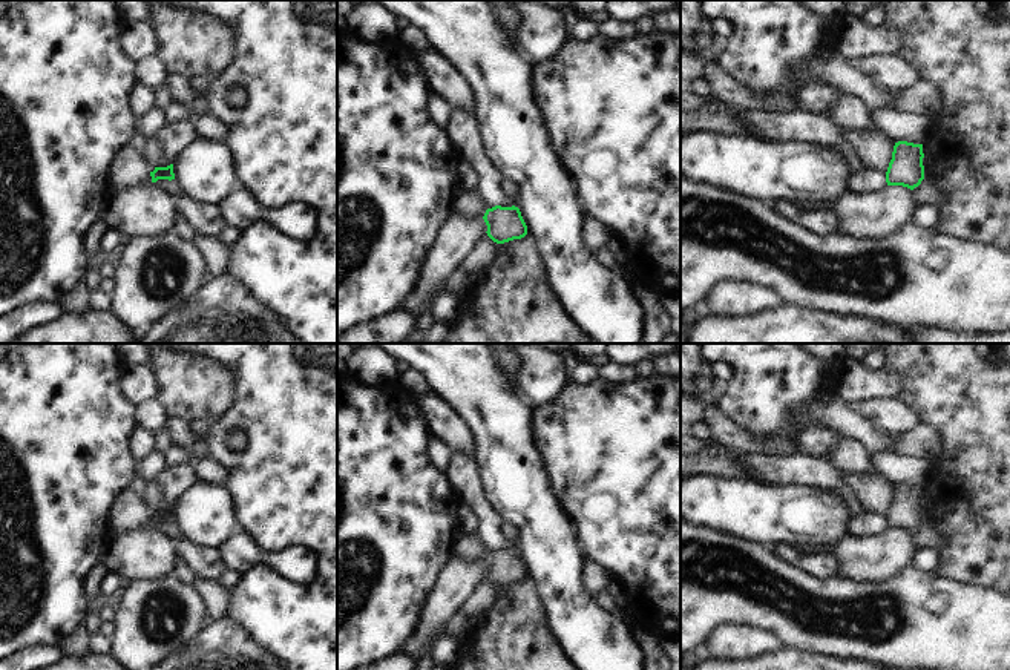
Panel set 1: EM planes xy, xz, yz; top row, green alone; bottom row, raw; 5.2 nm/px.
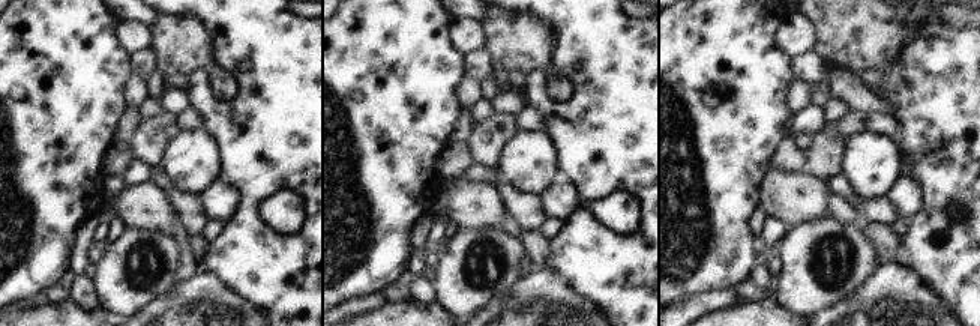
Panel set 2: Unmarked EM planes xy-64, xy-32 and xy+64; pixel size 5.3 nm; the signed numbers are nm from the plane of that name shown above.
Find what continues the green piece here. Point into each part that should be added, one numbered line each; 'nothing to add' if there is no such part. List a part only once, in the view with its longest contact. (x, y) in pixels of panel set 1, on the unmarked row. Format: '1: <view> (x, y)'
nothing to add

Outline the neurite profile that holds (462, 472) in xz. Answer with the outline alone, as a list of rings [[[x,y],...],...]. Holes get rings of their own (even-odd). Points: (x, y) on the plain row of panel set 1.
[[[463,452],[460,457],[454,457],[454,460],[448,465],[444,474],[452,488],[464,500],[464,504],[471,506],[478,517],[475,535],[489,549],[489,552],[495,549],[515,549],[520,552],[518,543],[506,540],[500,532],[501,517],[490,507],[490,504],[484,498],[481,477],[478,474],[478,466],[474,455]]]

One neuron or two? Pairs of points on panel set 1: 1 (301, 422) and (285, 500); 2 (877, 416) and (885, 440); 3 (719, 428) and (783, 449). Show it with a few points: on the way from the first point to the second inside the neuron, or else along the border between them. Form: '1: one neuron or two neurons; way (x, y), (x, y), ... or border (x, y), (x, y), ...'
1: one neuron; way (301, 442), (301, 456), (290, 466), (290, 480)
2: two neurons; border (854, 407), (882, 431)
3: one neuron; way (734, 436), (750, 443), (768, 446)

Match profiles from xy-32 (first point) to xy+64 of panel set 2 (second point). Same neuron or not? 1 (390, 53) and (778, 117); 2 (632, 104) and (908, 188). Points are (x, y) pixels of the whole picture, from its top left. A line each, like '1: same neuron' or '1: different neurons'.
1: same neuron
2: different neurons

